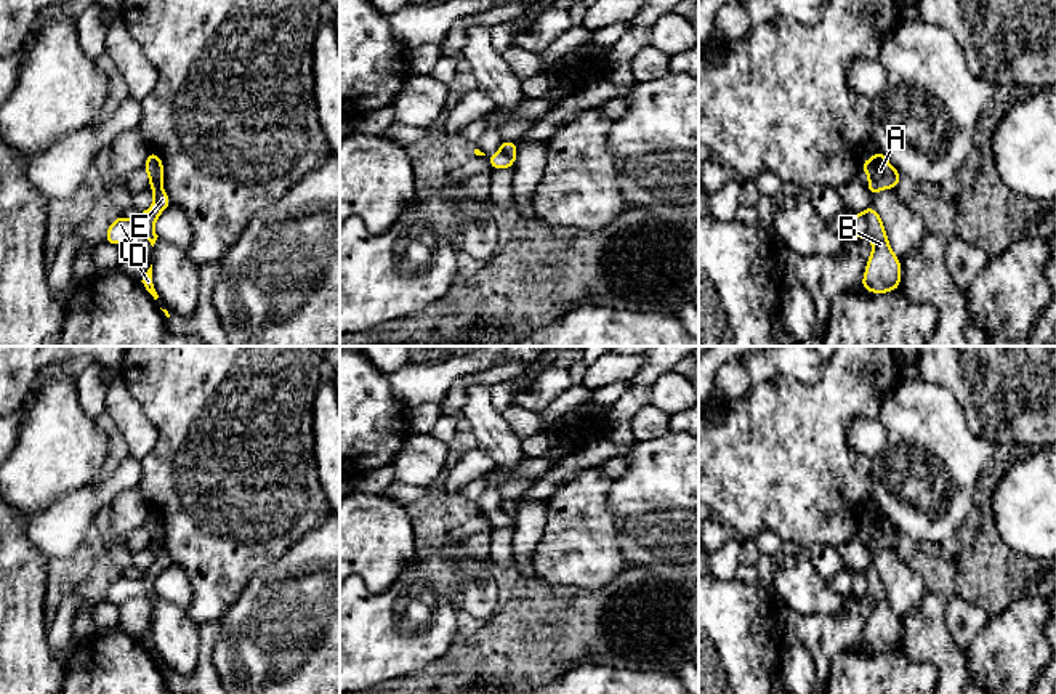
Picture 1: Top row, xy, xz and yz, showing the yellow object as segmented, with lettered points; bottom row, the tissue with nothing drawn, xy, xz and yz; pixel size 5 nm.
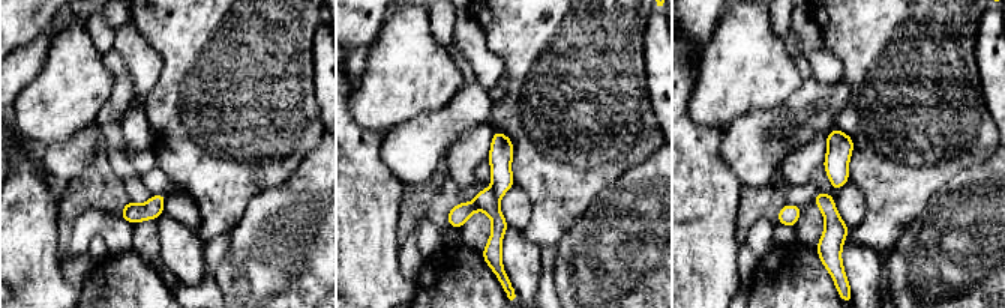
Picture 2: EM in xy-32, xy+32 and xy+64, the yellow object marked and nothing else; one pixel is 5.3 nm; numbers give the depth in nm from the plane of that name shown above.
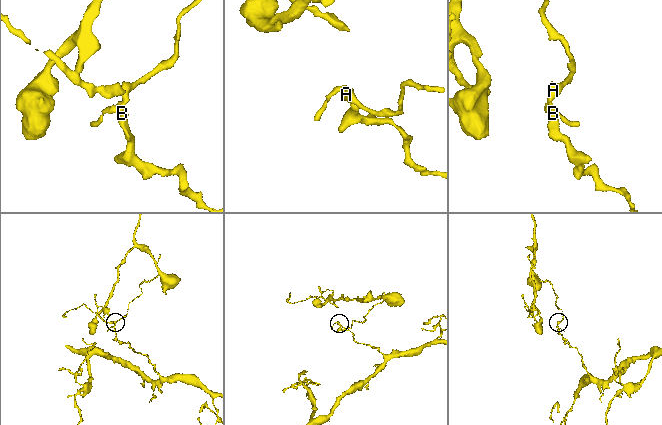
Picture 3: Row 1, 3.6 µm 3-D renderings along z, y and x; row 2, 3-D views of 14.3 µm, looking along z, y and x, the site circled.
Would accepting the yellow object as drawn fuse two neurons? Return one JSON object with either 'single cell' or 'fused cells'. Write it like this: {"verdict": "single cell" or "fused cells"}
{"verdict": "fused cells"}

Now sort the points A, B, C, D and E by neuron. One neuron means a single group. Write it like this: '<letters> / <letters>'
A D E / B C

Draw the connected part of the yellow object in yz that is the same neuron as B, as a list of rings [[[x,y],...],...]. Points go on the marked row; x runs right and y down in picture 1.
[[[875,207],[865,212],[867,234],[873,242],[861,287],[867,292],[885,293],[901,287],[901,261],[889,247],[883,221]]]

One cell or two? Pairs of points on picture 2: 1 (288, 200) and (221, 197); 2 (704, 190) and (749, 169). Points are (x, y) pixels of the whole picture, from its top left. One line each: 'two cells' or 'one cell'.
1: two cells
2: two cells

